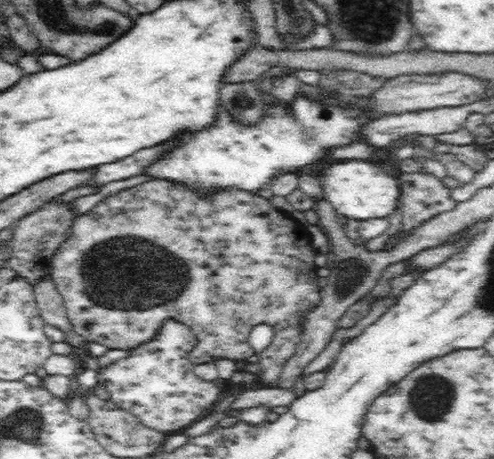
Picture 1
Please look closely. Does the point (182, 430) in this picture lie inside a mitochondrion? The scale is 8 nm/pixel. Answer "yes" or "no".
no

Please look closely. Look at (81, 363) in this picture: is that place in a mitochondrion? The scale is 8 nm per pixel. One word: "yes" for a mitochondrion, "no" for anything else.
no

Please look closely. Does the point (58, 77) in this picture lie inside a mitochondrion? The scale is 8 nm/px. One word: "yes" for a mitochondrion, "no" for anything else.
no

